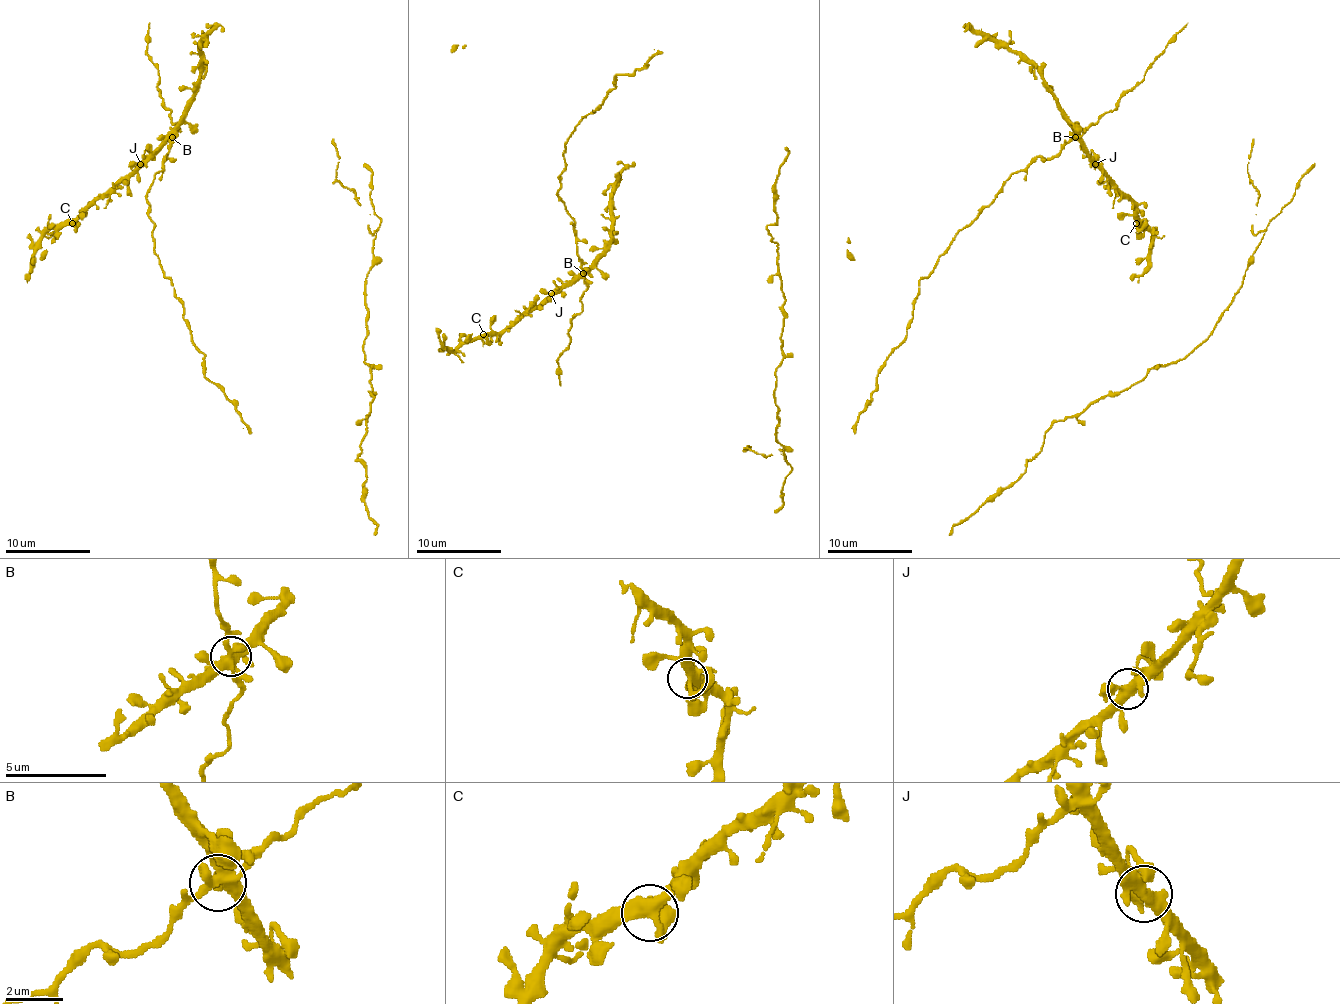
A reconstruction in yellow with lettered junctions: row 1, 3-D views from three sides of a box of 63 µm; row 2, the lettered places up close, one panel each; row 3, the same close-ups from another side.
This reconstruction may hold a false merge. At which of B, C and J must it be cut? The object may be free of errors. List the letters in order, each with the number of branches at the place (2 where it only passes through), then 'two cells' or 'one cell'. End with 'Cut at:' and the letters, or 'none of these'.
B: 5 branches meet; one cell
C: 4 branches meet; one cell
J: 5 branches meet; one cell
Cut at: none of these

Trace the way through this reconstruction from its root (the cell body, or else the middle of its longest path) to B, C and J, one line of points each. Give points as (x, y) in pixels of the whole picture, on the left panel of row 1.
B: (251, 434), (234, 404), (204, 374), (204, 353), (191, 338), (183, 302), (155, 253), (147, 191), (172, 138)
C: (251, 434), (204, 374), (204, 353), (155, 253), (147, 191), (170, 138), (72, 223)
J: (251, 434), (204, 374), (204, 353), (155, 253), (147, 191), (170, 138), (140, 164)

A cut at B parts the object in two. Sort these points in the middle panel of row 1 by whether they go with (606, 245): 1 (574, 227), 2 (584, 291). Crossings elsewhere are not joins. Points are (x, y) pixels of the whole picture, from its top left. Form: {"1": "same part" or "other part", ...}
{"1": "other part", "2": "other part"}

